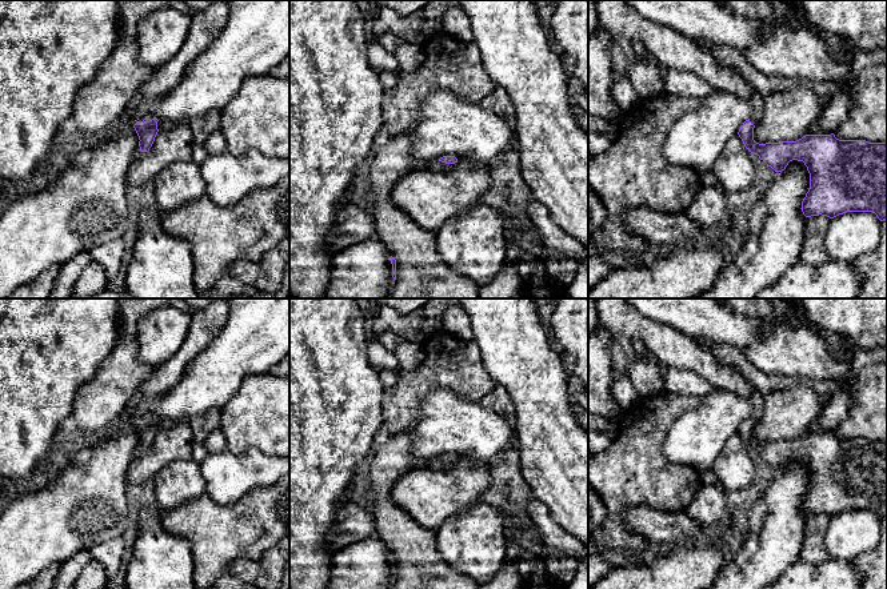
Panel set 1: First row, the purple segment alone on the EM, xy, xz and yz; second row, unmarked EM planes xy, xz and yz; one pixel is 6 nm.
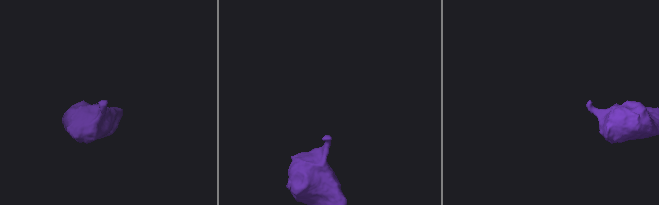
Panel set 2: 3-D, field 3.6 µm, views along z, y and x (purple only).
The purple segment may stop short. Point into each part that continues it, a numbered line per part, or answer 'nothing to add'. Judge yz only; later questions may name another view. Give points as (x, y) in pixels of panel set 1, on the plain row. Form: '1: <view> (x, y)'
1: yz (674, 349)

